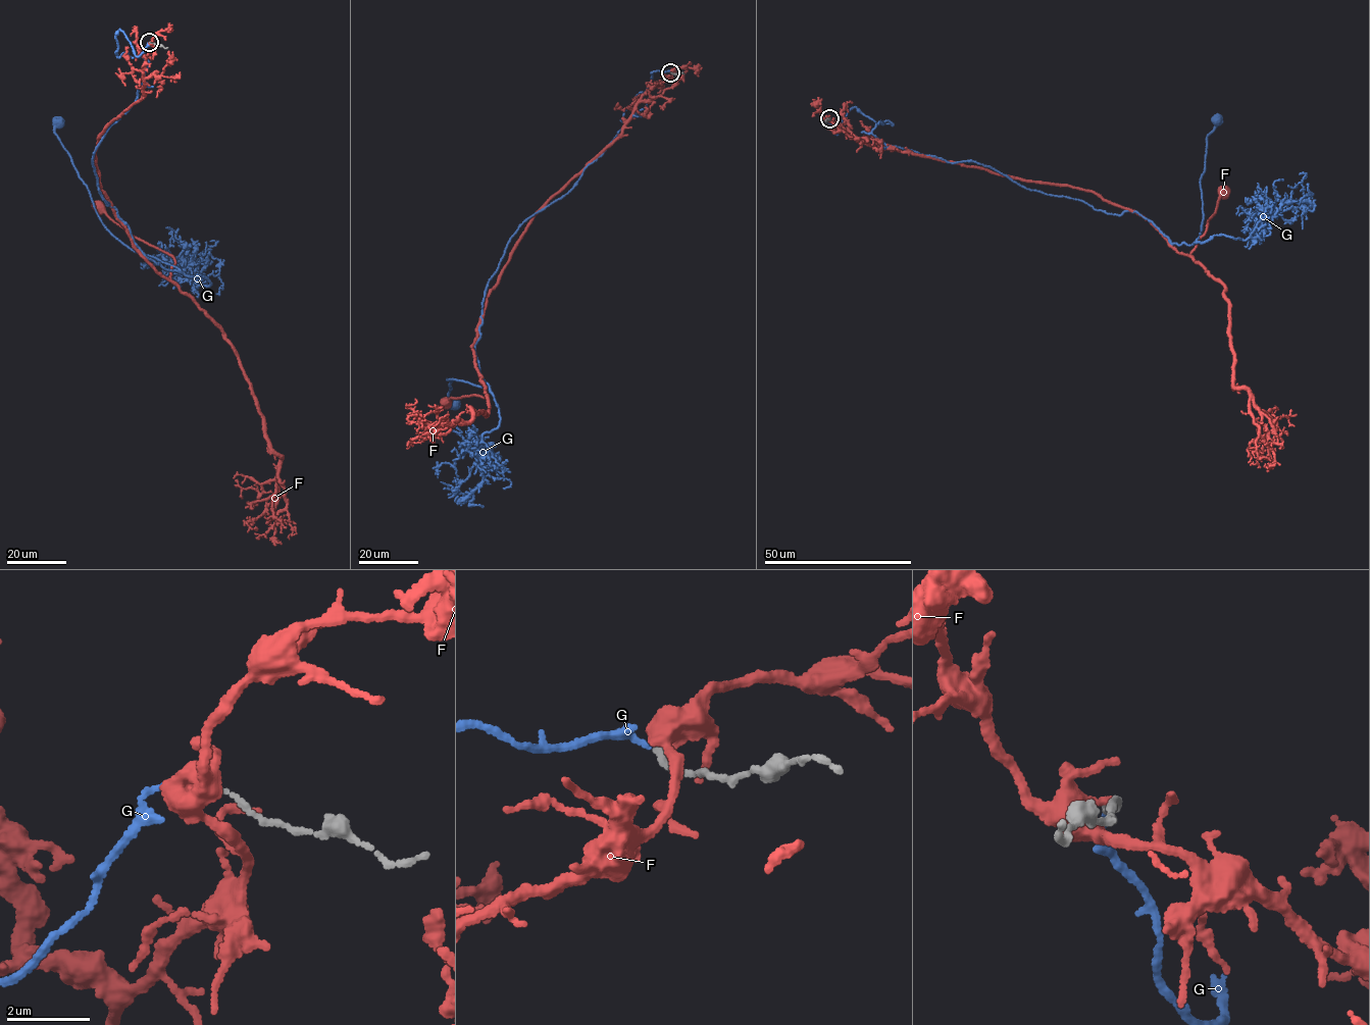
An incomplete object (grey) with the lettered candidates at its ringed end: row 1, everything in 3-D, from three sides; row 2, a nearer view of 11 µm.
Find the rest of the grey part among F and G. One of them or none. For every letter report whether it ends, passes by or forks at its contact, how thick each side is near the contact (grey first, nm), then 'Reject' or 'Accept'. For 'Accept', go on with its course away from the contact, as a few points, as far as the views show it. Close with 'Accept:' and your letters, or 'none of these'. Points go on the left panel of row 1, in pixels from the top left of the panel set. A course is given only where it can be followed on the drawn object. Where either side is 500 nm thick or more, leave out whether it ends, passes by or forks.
F: Thickness 140 nm (grey) against 500 nm. Reject
G: It ends there. Thickness 140 nm (grey) against 120 nm. Accept. Its course: (149, 43), (118, 30), (149, 63), (92, 161), (180, 270), (102, 223), (58, 123)
Accept: G

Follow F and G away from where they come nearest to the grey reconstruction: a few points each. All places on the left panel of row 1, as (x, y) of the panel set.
F: (151, 43), (145, 93), (98, 137), (96, 164), (133, 247), (170, 280), (173, 258), (97, 207)
G: (149, 43), (118, 30), (149, 63), (92, 161), (180, 270), (102, 223), (58, 123)

